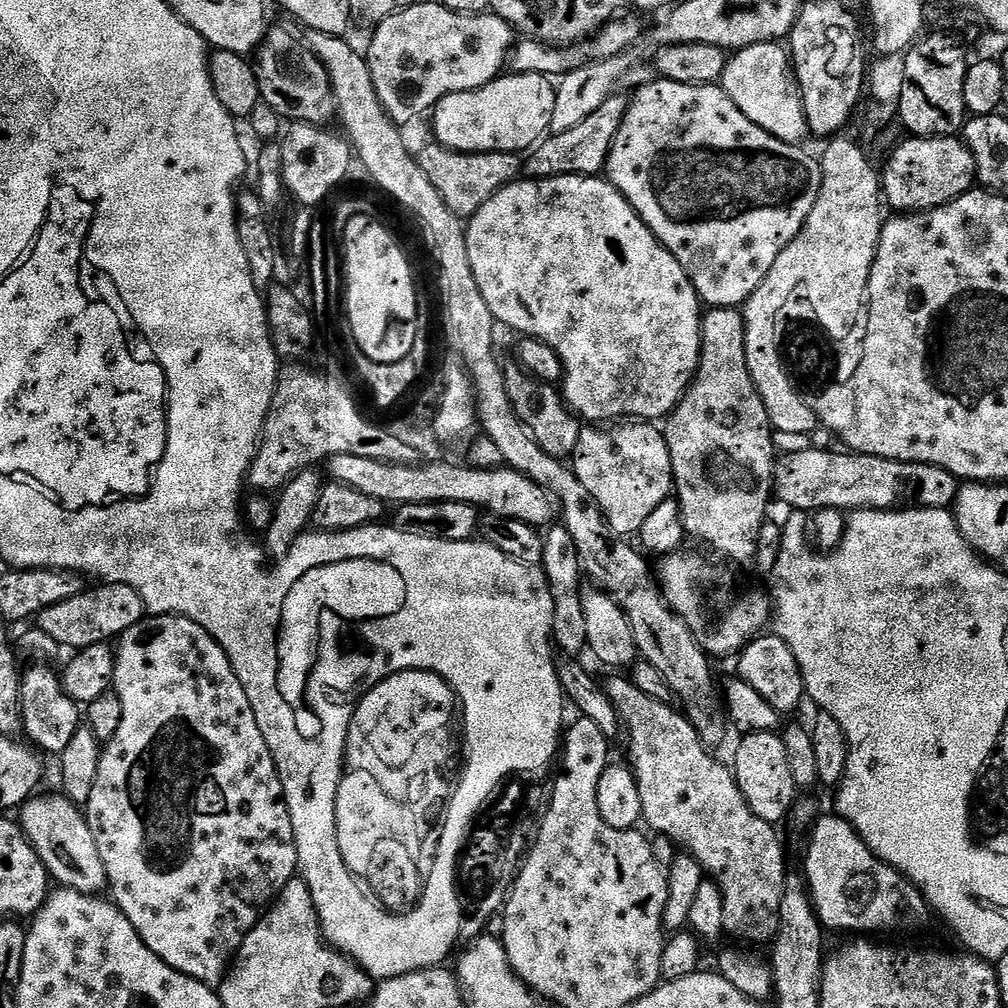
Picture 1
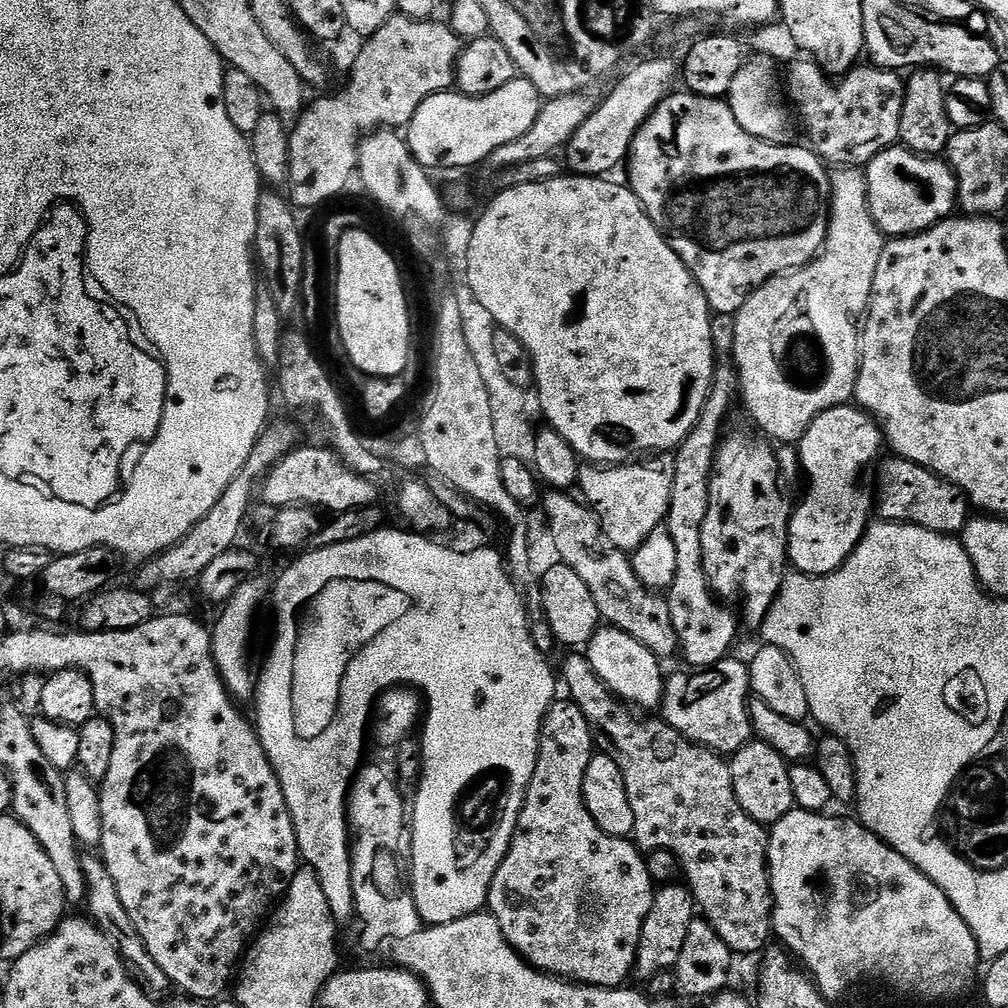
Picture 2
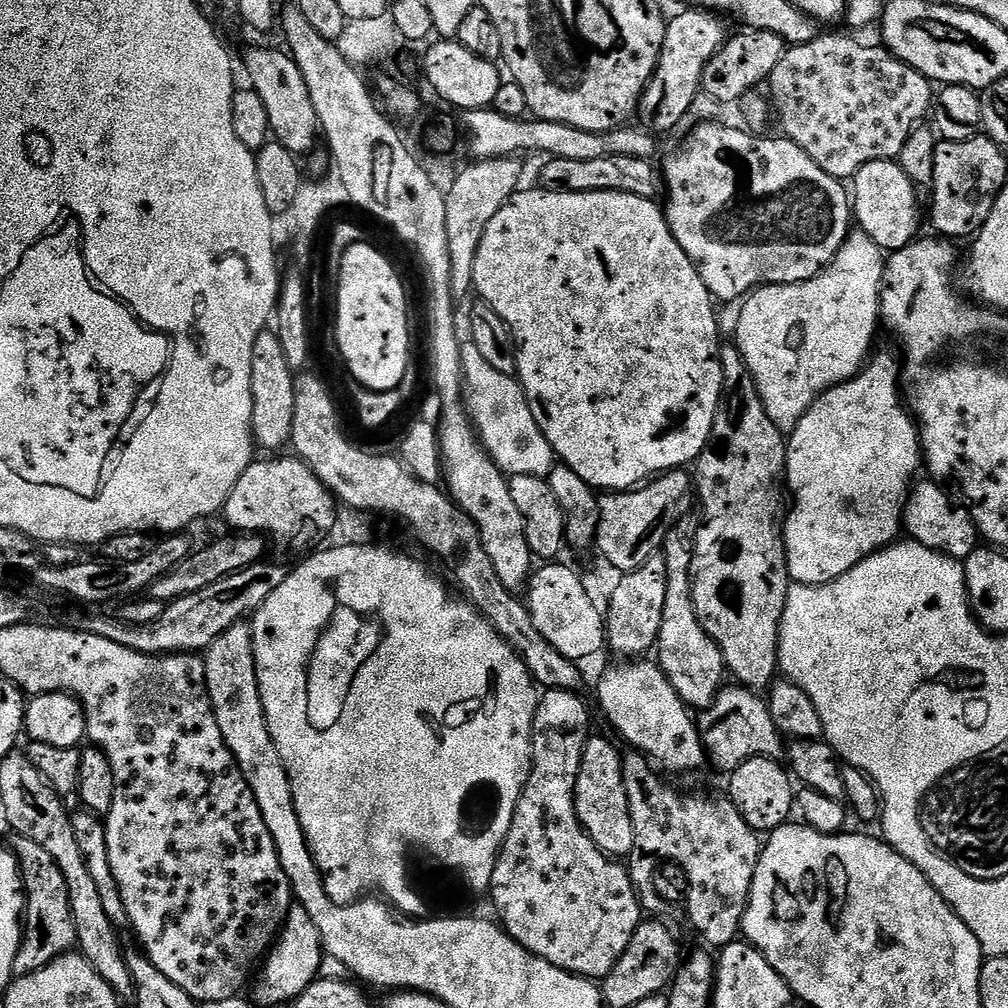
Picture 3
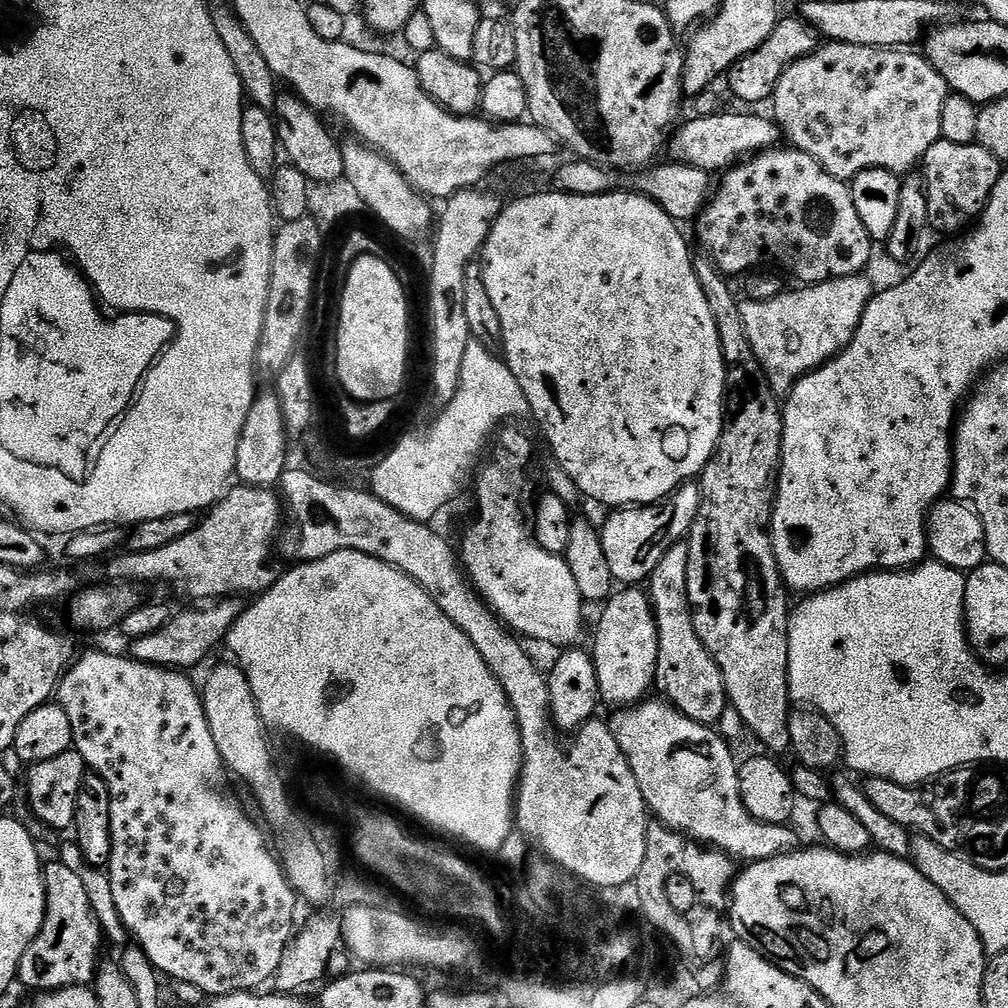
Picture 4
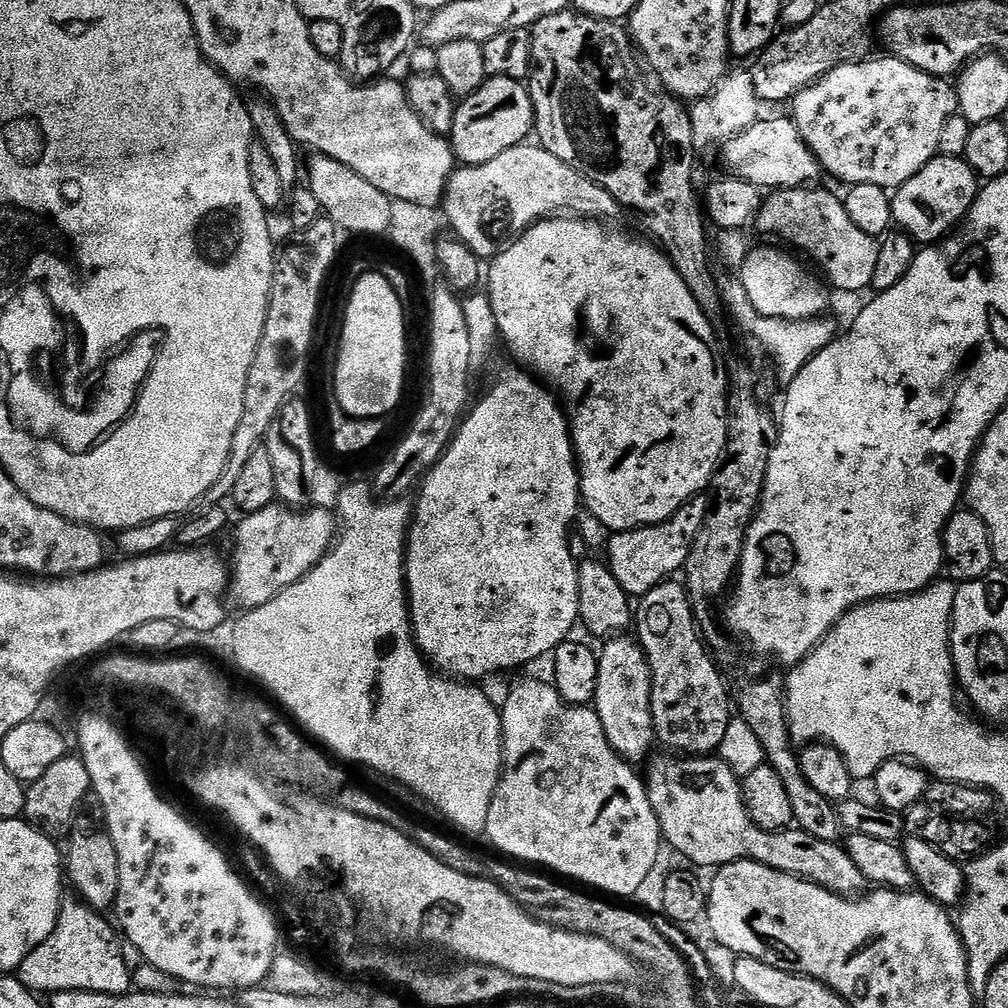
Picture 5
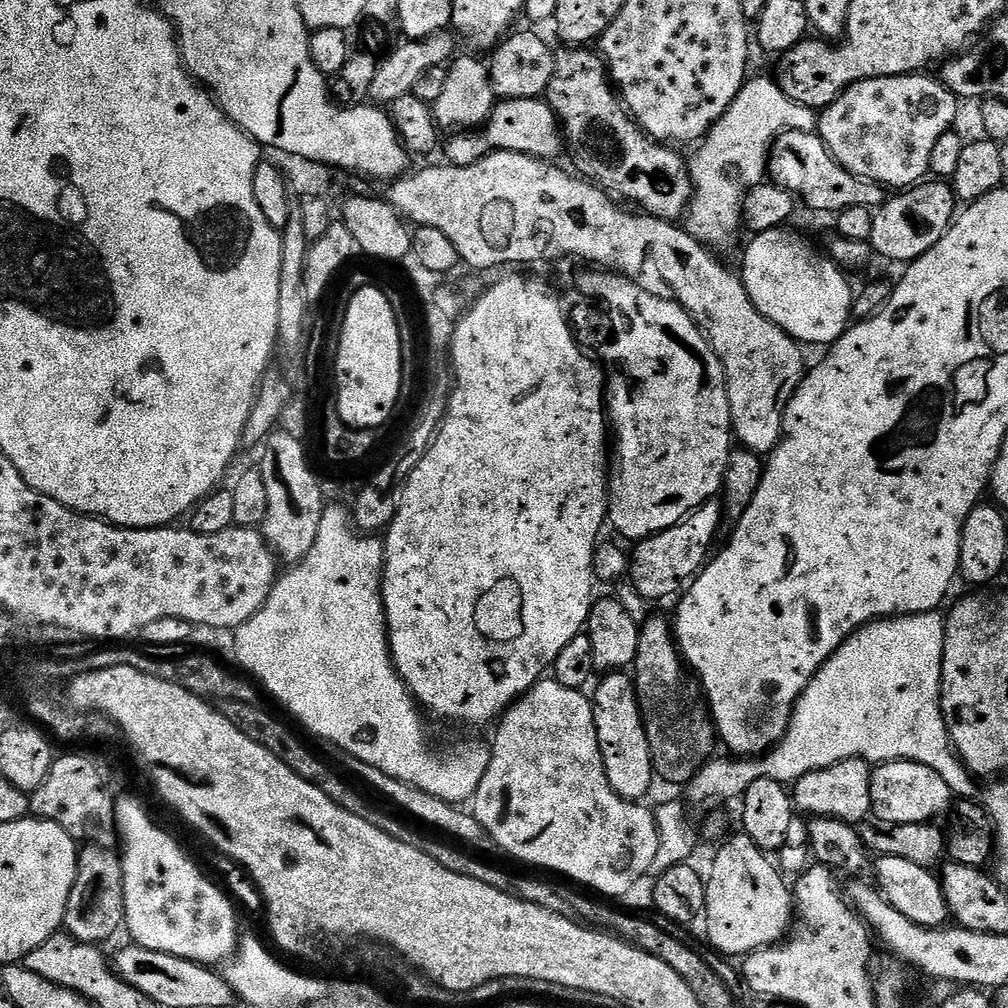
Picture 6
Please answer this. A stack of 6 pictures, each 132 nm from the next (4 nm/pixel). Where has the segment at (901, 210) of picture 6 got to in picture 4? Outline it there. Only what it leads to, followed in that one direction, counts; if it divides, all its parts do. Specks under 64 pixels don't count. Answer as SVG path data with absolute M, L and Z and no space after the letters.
M943 138L934 142L934 146L926 150L922 161L924 189L928 191L929 225L935 231L937 228L940 232L952 232L948 234L963 233L984 213L1001 171L1002 161L978 143L959 144L946 142Z

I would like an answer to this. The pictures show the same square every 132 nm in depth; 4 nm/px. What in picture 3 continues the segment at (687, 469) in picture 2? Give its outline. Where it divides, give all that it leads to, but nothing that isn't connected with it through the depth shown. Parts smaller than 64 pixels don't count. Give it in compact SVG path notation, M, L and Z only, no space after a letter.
M679 530L668 533L664 539L662 555L666 562L666 606L662 606L662 626L658 641L658 663L670 686L684 700L685 704L696 710L711 707L726 680L724 655L722 650L706 634L696 617L696 607L692 601L692 554L693 549L684 541Z

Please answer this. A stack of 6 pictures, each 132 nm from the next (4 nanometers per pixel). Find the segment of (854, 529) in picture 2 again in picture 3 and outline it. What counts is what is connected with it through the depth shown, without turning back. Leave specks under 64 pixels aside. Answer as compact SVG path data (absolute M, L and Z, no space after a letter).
M878 352L865 363L864 369L857 376L823 392L808 407L806 414L798 422L798 426L787 437L786 488L790 493L790 507L787 509L784 521L784 549L788 555L788 574L795 583L829 584L834 582L834 578L846 574L851 568L858 566L858 562L862 562L866 557L873 556L874 553L881 552L888 545L897 543L898 537L901 535L904 522L904 503L908 501L908 493L914 487L914 481L917 479L916 471L919 468L921 471L922 468L922 445L917 421L914 419L913 413L906 407L906 400L902 395L901 361L897 357L895 360L888 352Z

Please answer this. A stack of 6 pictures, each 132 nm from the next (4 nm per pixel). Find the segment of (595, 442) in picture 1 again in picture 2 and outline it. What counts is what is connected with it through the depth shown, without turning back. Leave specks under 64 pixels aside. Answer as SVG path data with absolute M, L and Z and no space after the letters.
M668 454L653 455L651 460L649 468L640 464L644 462L629 462L615 466L585 463L580 469L579 495L595 512L606 538L629 554L646 542L650 530L661 527L668 518L676 461Z

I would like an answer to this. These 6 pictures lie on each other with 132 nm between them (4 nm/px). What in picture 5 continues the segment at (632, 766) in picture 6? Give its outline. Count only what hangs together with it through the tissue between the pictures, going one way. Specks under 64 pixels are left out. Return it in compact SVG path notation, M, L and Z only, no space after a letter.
M617 635L605 643L608 645L604 649L599 649L598 690L594 707L602 722L602 730L606 730L606 742L610 742L610 746L614 746L617 754L629 764L640 766L649 759L648 751L656 740L654 719L651 717L652 671L639 639L629 636Z

